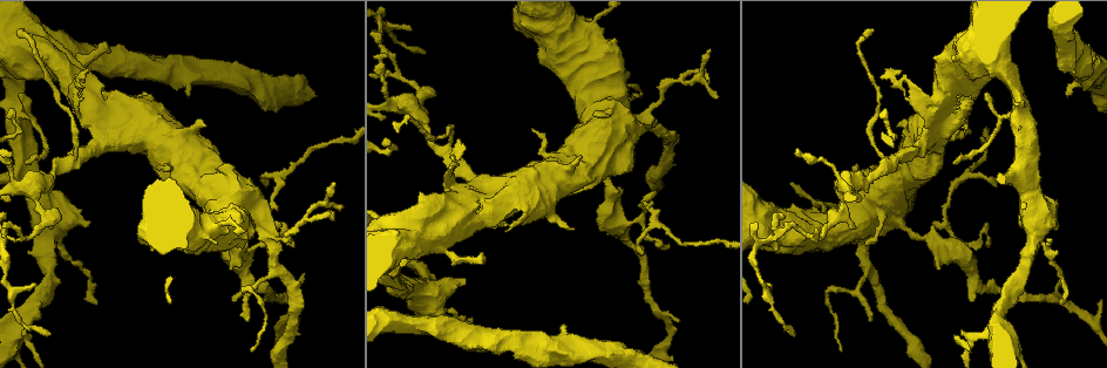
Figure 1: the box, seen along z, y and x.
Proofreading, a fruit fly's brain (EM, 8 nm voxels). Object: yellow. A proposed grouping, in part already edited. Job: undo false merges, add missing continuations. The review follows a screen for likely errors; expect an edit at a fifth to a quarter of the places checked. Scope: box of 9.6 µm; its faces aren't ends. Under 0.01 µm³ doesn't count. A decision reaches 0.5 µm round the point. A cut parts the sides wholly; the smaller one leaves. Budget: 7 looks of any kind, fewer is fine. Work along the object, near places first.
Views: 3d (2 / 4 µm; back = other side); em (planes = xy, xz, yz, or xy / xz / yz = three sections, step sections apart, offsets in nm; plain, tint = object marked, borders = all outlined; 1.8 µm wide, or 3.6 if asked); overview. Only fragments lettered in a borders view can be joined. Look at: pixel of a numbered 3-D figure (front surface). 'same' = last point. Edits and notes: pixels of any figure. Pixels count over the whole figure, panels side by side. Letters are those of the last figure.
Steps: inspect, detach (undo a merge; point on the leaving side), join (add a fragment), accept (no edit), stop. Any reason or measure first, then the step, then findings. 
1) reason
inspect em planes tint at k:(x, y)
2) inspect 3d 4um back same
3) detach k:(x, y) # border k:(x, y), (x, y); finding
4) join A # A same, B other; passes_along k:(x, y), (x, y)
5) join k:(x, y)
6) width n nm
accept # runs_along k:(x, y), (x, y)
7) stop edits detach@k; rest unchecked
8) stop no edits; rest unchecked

inspect 3d 2um at 1:(791, 185)

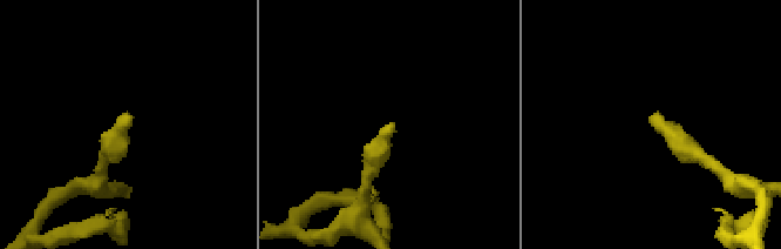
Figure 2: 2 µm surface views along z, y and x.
inspect em planes borders at 2:(129, 115)

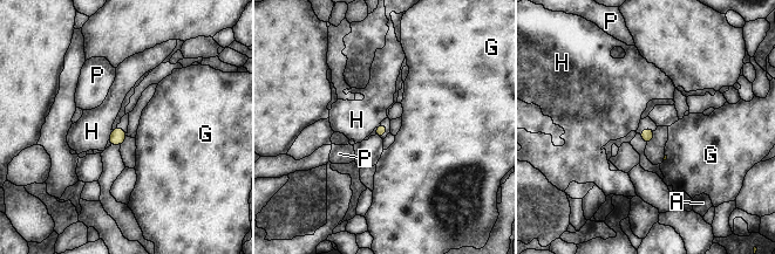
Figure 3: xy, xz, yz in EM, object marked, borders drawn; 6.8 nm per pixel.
width 80 nm
accept # A other, G other, H other, P other; border 3:(113, 130), (108, 139); no lettered fragment goes on from it

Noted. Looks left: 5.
an open end
inspect em xz step 8 borders at 1:(51, 333)

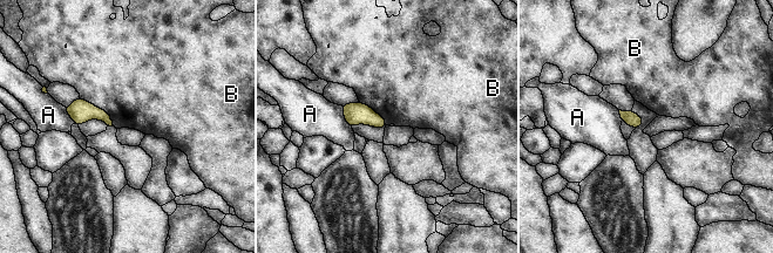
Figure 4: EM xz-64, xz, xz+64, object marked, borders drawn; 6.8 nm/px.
accept # A other, B other; no lettered fragment goes on from it

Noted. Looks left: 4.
abrupt turn
inspect 3d 2um at 1:(834, 224)

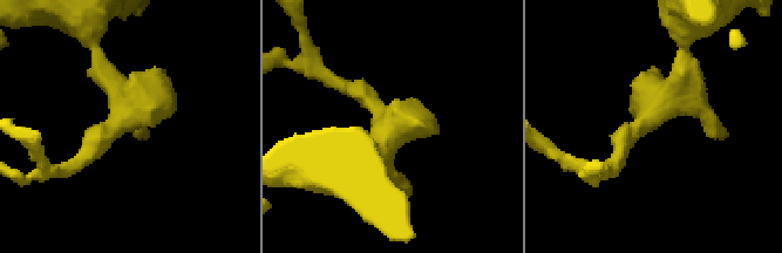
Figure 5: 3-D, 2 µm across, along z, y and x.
inspect em yz step 8 tint at 5:(124, 115)

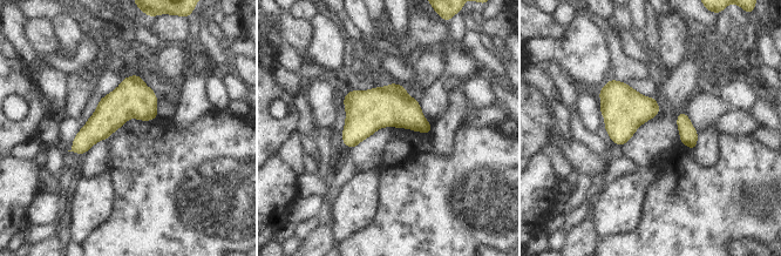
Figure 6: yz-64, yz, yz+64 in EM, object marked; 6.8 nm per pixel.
inspect em yz step 8 borders same

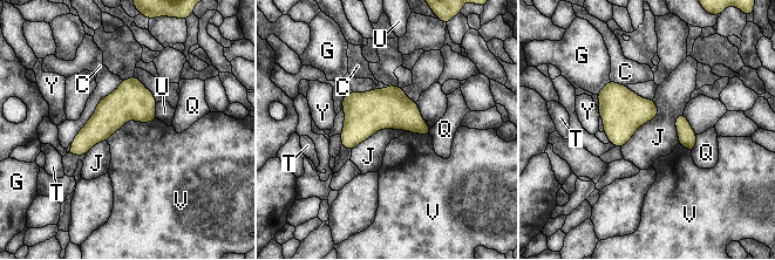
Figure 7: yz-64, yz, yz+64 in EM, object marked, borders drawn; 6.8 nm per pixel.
width 190 nm
accept # C other, G other, J other, Q other, T other, U other, V other, Y other; border 7:(653, 98), (658, 114), (620, 148); continuous, no second neuron

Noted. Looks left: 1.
stop no edits; rest unchecked

